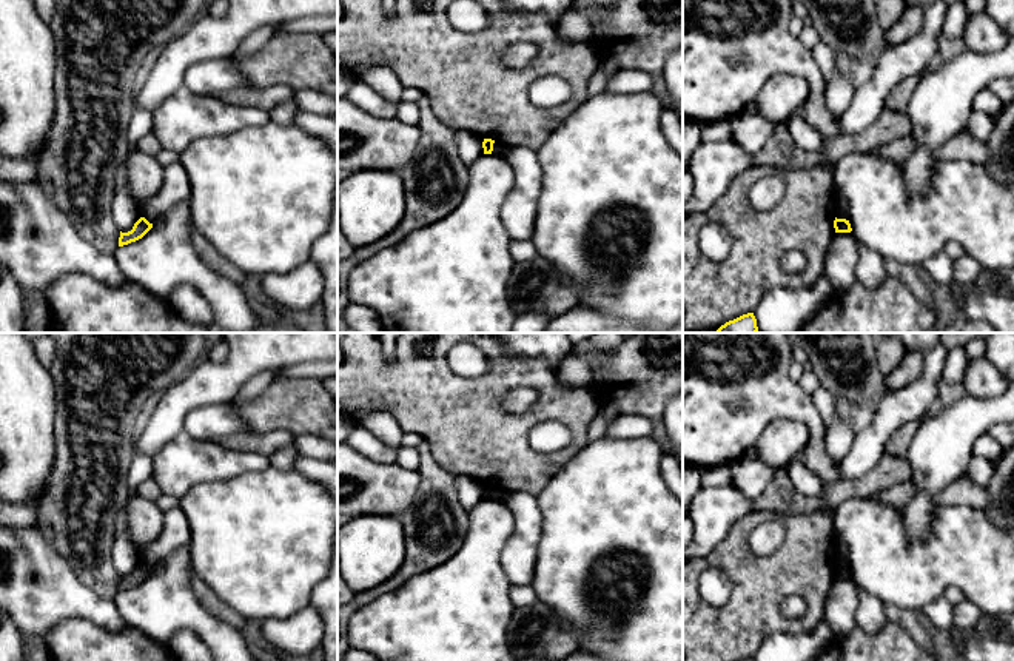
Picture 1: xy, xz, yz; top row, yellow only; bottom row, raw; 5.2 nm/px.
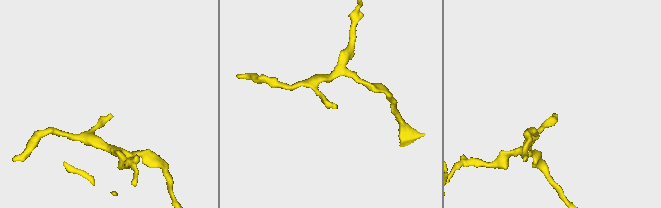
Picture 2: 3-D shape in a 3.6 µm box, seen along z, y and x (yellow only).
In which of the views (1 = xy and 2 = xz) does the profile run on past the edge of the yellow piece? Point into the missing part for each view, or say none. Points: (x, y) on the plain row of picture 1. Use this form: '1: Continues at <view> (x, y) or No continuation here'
1: No continuation here
2: No continuation here

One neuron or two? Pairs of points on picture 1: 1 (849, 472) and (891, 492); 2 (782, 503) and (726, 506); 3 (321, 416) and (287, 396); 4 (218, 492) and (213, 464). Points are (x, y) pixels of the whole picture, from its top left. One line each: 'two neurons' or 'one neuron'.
1: two neurons
2: two neurons
3: one neuron
4: two neurons

